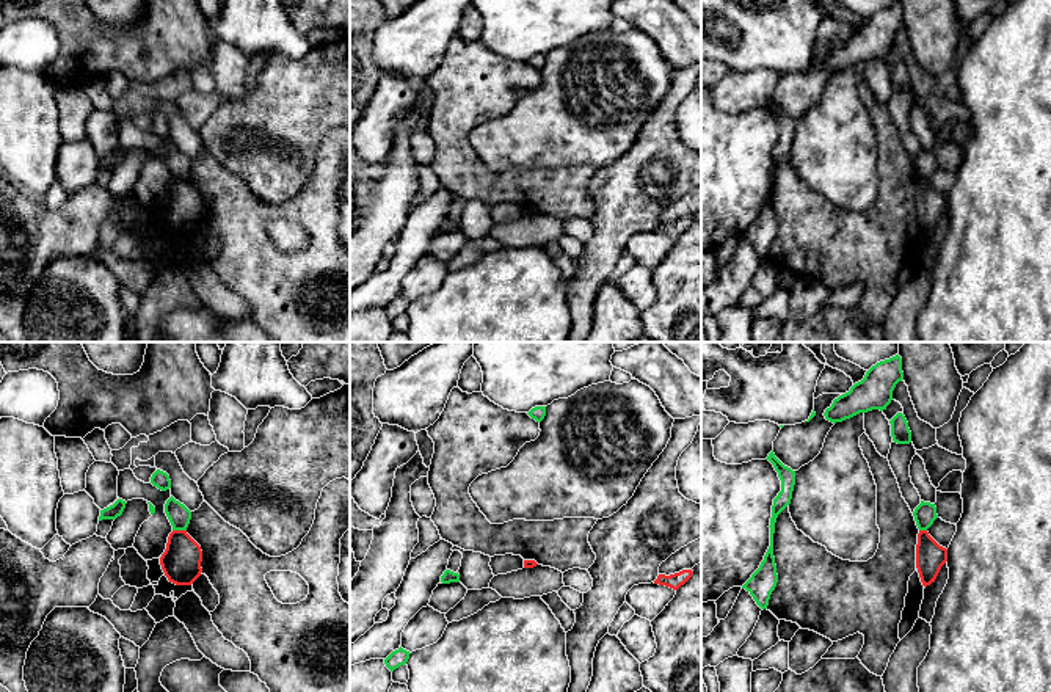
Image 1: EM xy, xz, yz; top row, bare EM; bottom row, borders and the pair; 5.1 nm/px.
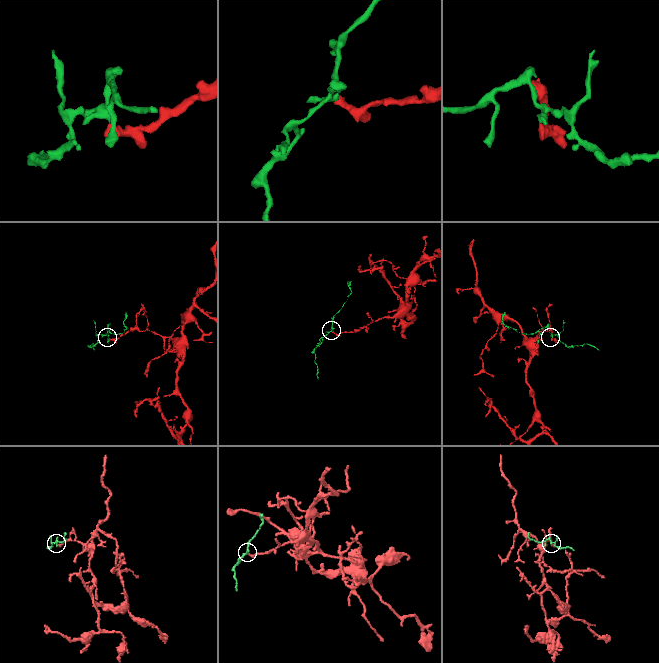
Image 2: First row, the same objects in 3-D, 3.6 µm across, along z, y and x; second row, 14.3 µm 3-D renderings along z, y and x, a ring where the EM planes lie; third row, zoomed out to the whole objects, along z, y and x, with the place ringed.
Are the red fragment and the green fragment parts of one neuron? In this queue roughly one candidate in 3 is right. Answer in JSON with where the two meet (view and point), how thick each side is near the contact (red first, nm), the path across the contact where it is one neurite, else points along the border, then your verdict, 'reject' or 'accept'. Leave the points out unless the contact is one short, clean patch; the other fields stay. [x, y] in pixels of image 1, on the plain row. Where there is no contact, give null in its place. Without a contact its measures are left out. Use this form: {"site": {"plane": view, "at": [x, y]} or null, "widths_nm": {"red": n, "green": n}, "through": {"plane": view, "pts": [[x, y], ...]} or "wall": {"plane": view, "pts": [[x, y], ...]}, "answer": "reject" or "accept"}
{"site": {"plane": "xy", "at": [179, 179]}, "widths_nm": {"red": 200, "green": 120}, "wall": {"plane": "xy", "pts": [[173, 178], [185, 179]]}, "answer": "reject"}

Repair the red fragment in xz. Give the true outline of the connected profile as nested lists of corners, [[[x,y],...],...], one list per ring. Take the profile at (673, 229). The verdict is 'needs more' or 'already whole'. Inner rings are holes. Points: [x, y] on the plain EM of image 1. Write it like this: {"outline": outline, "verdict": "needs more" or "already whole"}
{"outline": [[[682,218],[679,221],[670,223],[670,224],[659,223],[657,228],[654,229],[654,232],[678,239],[681,234],[684,234],[692,226],[692,223],[693,223],[692,218]]], "verdict": "already whole"}

